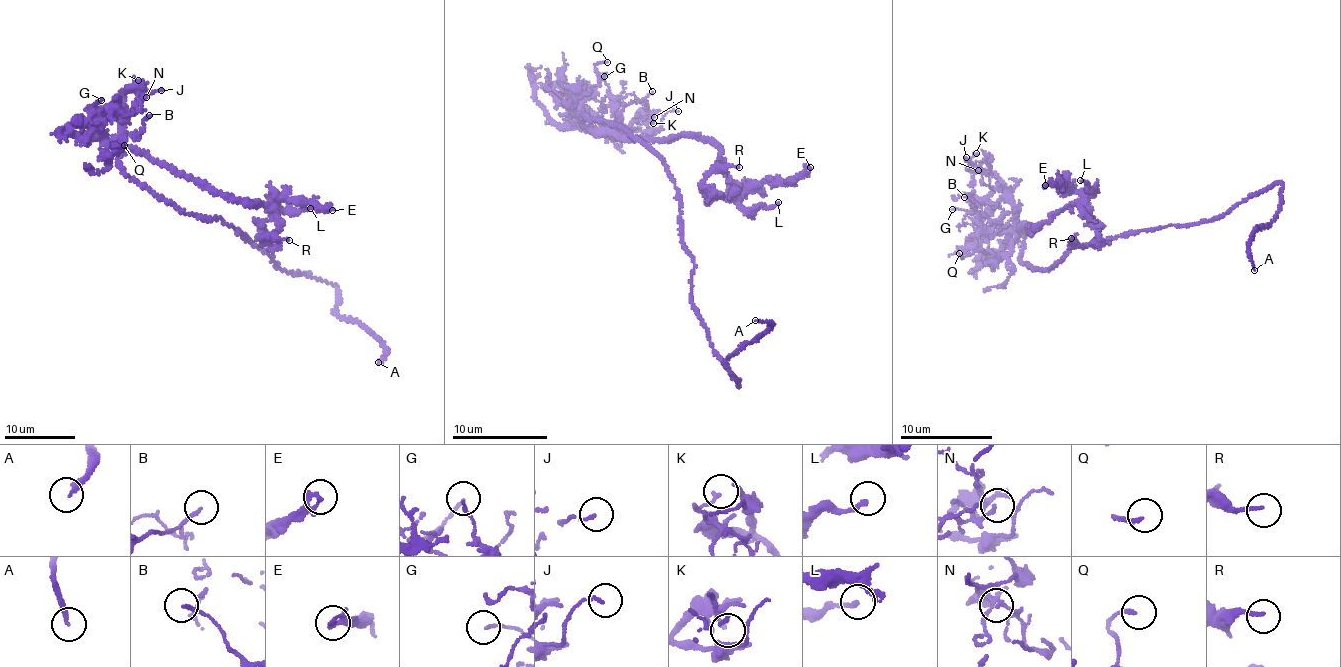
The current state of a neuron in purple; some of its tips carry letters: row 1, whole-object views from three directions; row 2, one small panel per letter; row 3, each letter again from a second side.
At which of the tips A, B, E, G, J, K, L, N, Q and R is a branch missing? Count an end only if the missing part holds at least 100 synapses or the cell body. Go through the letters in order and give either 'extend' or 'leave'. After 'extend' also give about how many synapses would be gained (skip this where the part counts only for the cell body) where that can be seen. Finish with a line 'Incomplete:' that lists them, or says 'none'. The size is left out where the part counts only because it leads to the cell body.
A: extend
B: leave
E: leave
G: leave
J: leave
K: leave
L: leave
N: leave
Q: leave
R: leave
Incomplete: A

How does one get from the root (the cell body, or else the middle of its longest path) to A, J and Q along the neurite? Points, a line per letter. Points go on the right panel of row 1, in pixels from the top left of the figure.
A: (1051, 269), (1077, 246), (1214, 220), (1277, 182), (1280, 209), (1248, 245), (1254, 270)
J: (1051, 269), (1021, 262), (1025, 230), (1018, 225), (1012, 195), (985, 158), (972, 162), (966, 157)
Q: (1051, 269), (1021, 262), (1024, 232), (1000, 257), (980, 249), (962, 257), (959, 253)

